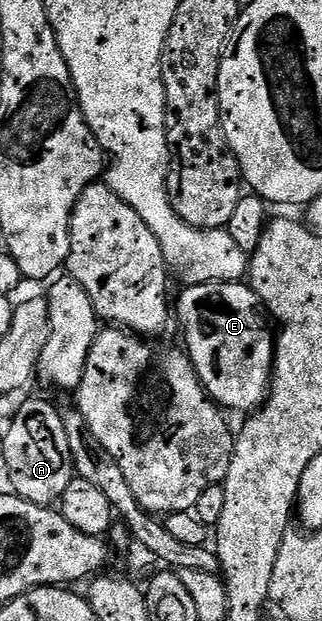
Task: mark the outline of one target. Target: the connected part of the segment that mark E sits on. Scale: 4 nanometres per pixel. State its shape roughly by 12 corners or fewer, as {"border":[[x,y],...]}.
{"border":[[243,281],[186,286],[182,344],[216,405],[266,402],[276,334]]}

